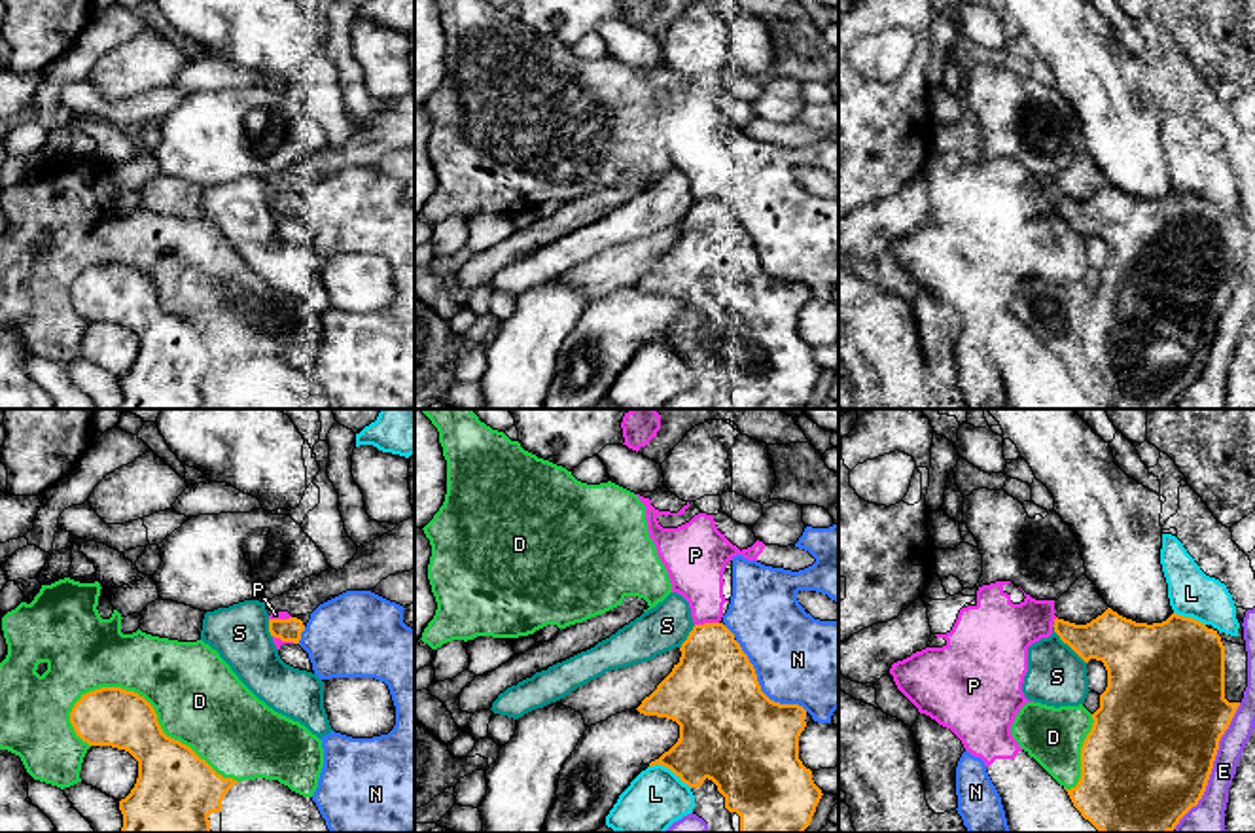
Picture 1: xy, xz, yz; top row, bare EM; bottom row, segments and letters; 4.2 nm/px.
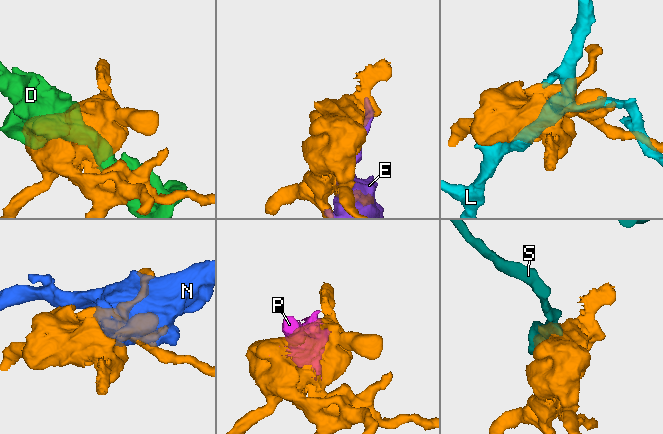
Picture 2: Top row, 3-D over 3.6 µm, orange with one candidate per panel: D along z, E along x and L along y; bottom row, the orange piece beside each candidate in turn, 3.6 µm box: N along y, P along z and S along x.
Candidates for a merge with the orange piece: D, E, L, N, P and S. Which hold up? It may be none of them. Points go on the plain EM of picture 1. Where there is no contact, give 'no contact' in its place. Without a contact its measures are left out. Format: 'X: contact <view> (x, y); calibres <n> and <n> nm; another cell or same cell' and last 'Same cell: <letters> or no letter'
D: contact xy (156, 290); calibres 260 and 380 nm; another cell
E: contact yz (1212, 341); calibres 500 and 160 nm; another cell
L: contact xz (671, 345); calibres 360 and 240 nm; another cell
N: contact xz (760, 264); calibres 440 and 380 nm; another cell
P: contact xz (707, 199); calibres 340 and 240 nm; another cell
S: contact yz (1066, 218); calibres 240 and 260 nm; another cell
Same cell: no letter

